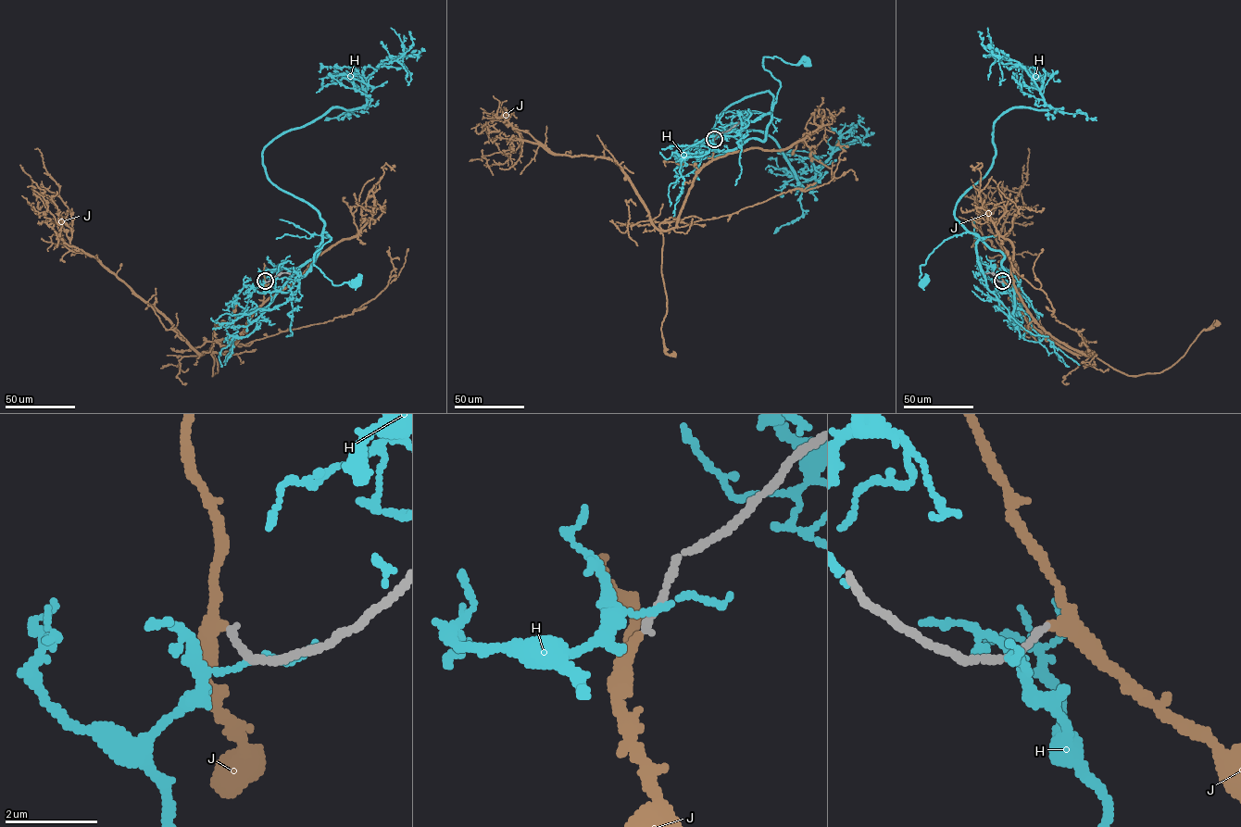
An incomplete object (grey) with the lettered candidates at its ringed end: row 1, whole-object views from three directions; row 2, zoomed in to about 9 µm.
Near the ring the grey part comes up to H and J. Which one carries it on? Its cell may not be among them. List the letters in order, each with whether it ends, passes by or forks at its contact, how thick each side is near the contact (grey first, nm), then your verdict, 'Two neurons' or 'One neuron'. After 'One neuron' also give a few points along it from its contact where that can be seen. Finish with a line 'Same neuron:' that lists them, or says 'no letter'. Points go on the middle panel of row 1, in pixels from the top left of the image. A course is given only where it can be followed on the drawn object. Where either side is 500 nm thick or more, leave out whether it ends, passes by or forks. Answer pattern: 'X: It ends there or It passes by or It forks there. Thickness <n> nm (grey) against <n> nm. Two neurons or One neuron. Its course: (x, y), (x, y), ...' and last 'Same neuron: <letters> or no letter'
H: It passes by. Thickness 200 nm (grey) against 100 nm. Two neurons
J: It passes by. Thickness 150 nm (grey) against 260 nm. One neuron. Its course: (714, 139), (712, 158), (667, 230), (652, 222), (609, 159), (554, 155), (520, 133), (504, 163), (483, 164)
Same neuron: J

